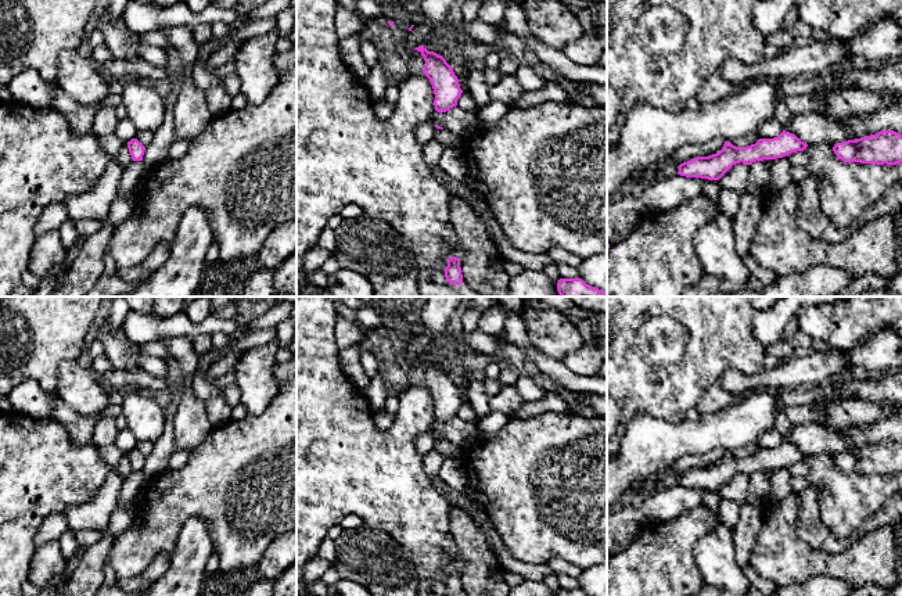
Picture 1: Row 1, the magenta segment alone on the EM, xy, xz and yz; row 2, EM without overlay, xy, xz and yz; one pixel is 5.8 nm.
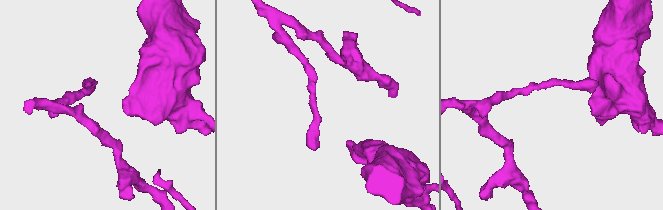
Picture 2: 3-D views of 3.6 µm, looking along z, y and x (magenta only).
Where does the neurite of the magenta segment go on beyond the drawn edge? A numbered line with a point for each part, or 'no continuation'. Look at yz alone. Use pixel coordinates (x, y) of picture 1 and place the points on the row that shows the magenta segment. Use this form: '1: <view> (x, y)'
no continuation

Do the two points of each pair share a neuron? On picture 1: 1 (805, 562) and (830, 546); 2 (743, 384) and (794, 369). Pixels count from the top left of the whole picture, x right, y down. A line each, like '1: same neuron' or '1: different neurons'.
1: different neurons
2: same neuron

